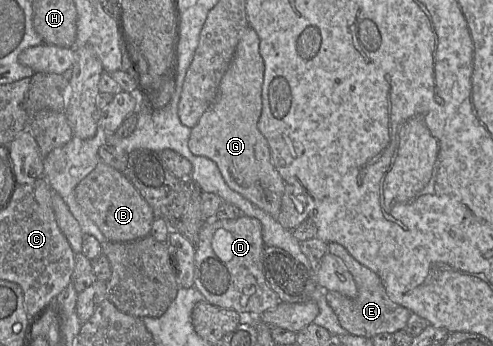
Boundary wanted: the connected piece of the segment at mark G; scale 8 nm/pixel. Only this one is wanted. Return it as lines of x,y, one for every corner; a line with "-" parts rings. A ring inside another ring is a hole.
248,27
221,79
215,100
191,128
188,147
194,155
214,161
233,191
276,219
281,209
285,181
276,170
267,140
257,127
262,111
264,78
259,42
255,30

